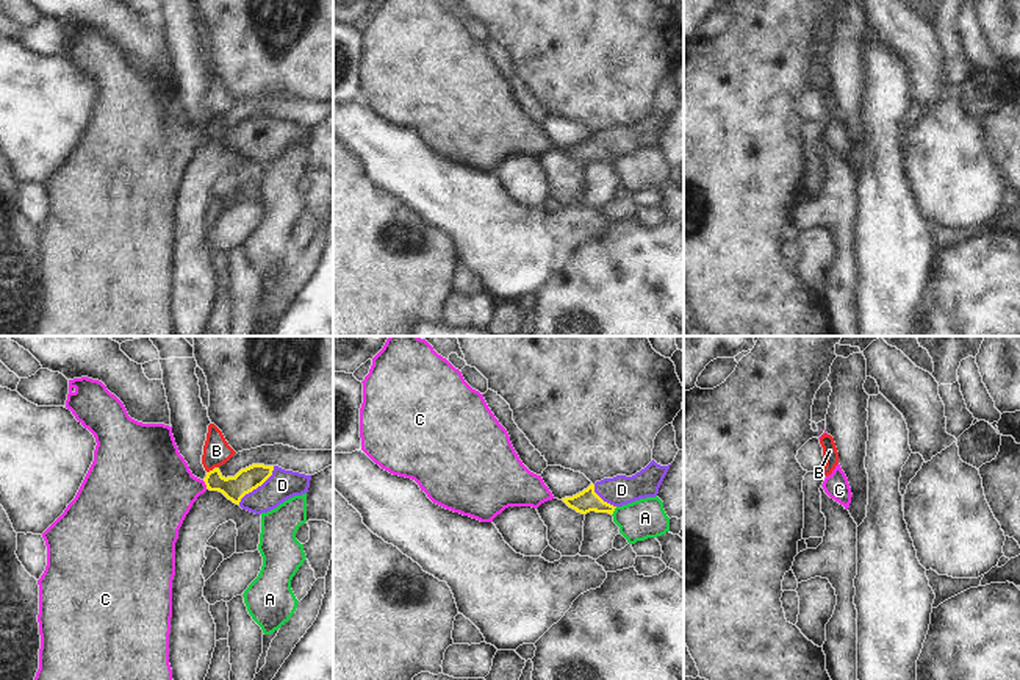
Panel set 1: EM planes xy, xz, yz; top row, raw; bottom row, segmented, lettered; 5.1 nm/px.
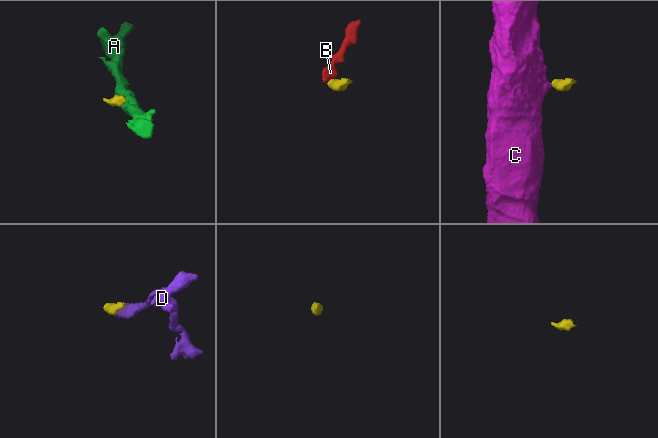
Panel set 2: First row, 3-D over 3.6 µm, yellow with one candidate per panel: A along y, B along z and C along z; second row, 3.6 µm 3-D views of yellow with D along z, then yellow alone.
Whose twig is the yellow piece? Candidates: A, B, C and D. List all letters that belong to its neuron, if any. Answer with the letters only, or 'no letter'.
C, D.

